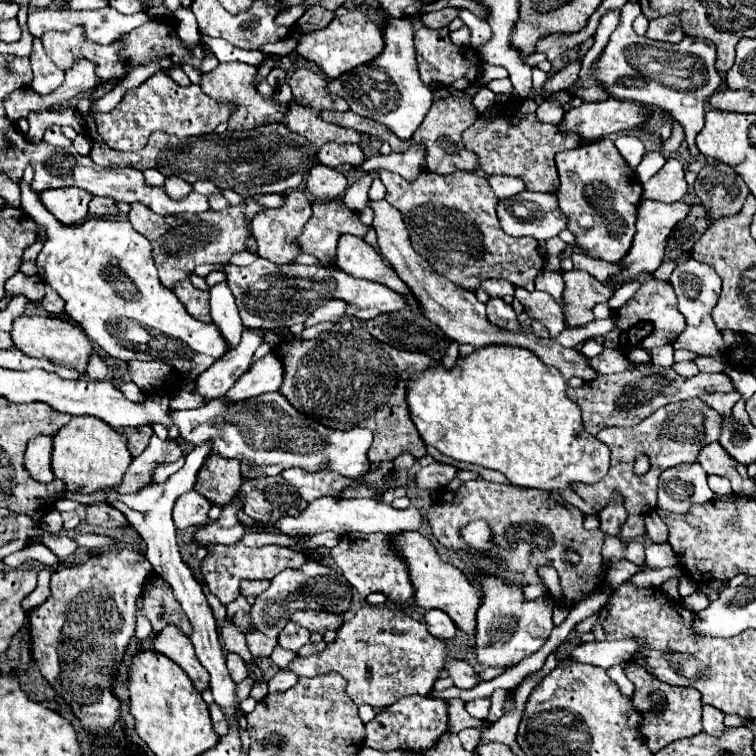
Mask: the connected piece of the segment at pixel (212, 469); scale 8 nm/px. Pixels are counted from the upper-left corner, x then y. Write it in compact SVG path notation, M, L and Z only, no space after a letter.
M212 454L204 462L204 468L200 468L194 490L206 496L212 504L224 506L234 498L236 488L240 488L240 484L240 462Z

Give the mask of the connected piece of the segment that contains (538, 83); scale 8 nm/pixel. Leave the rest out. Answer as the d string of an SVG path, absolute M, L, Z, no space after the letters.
M537 67L532 68L532 91L535 95L540 95L540 88L542 88L547 77L548 73Z

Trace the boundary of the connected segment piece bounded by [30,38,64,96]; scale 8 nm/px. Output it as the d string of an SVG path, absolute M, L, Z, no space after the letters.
M34 38L30 62L32 62L32 72L34 72L34 80L30 86L38 94L42 94L42 96L50 94L54 88L58 88L64 82L64 72L60 68L56 68L54 62L48 58L40 38Z

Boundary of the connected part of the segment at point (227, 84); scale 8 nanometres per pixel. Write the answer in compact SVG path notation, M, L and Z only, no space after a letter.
M226 62L226 64L218 64L212 72L204 74L200 80L200 86L204 90L204 94L208 94L214 100L232 100L238 104L238 110L230 116L228 120L228 132L236 132L236 130L252 130L264 124L272 124L272 122L282 122L286 110L278 108L272 104L272 100L260 98L260 94L256 92L252 80L256 74L256 66L250 64L242 64L242 62Z

